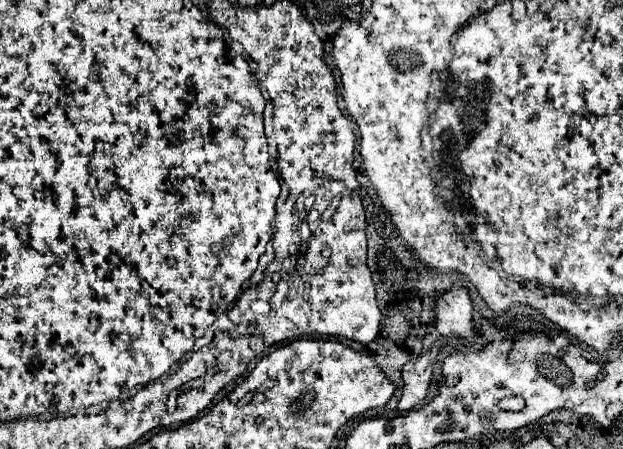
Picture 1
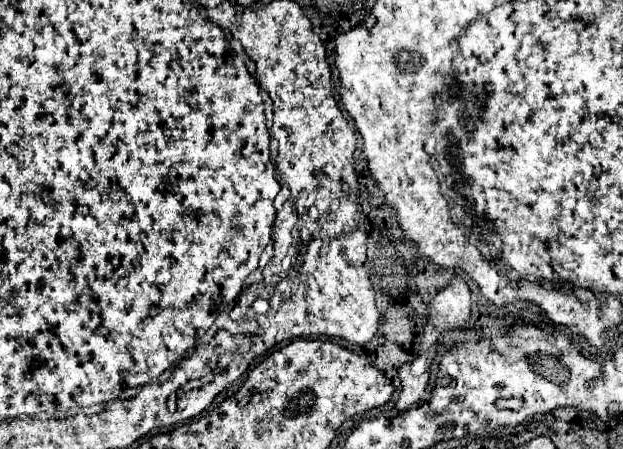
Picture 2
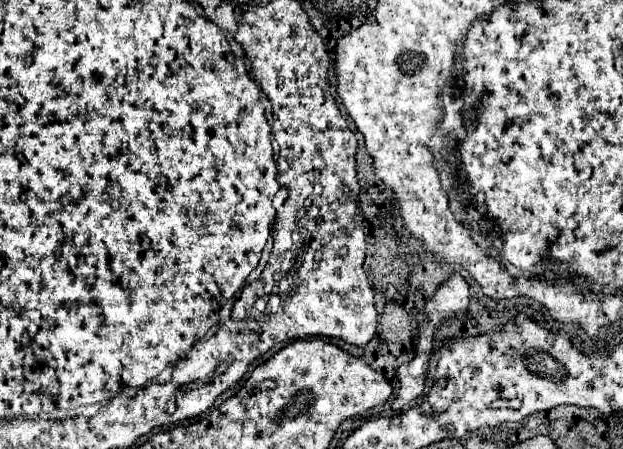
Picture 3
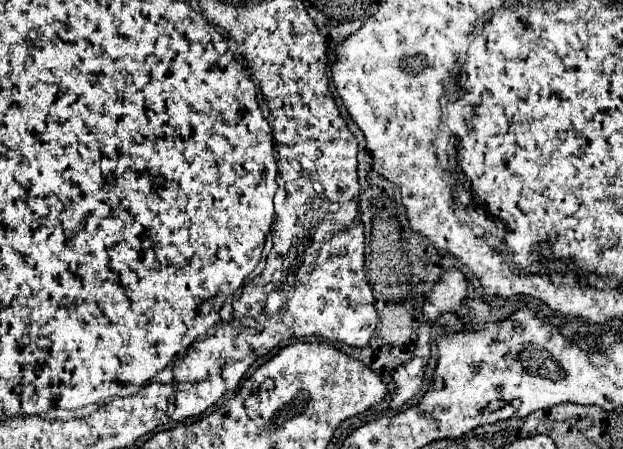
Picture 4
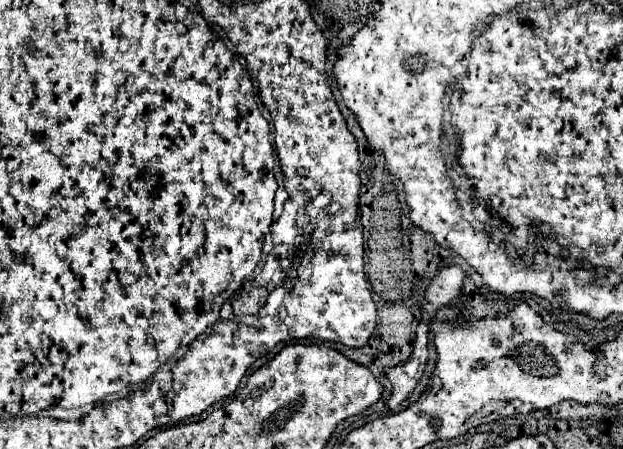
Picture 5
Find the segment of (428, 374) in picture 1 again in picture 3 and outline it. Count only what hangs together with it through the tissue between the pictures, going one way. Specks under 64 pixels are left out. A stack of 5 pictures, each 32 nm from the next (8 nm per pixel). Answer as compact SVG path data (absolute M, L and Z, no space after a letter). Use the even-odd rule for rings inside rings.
M406 364L406 368L398 368L396 378L398 378L398 382L400 382L400 390L398 390L396 400L392 402L392 408L394 408L394 410L402 410L402 408L406 408L412 400L416 400L416 398L424 392L426 374L418 377L410 376L408 364Z

